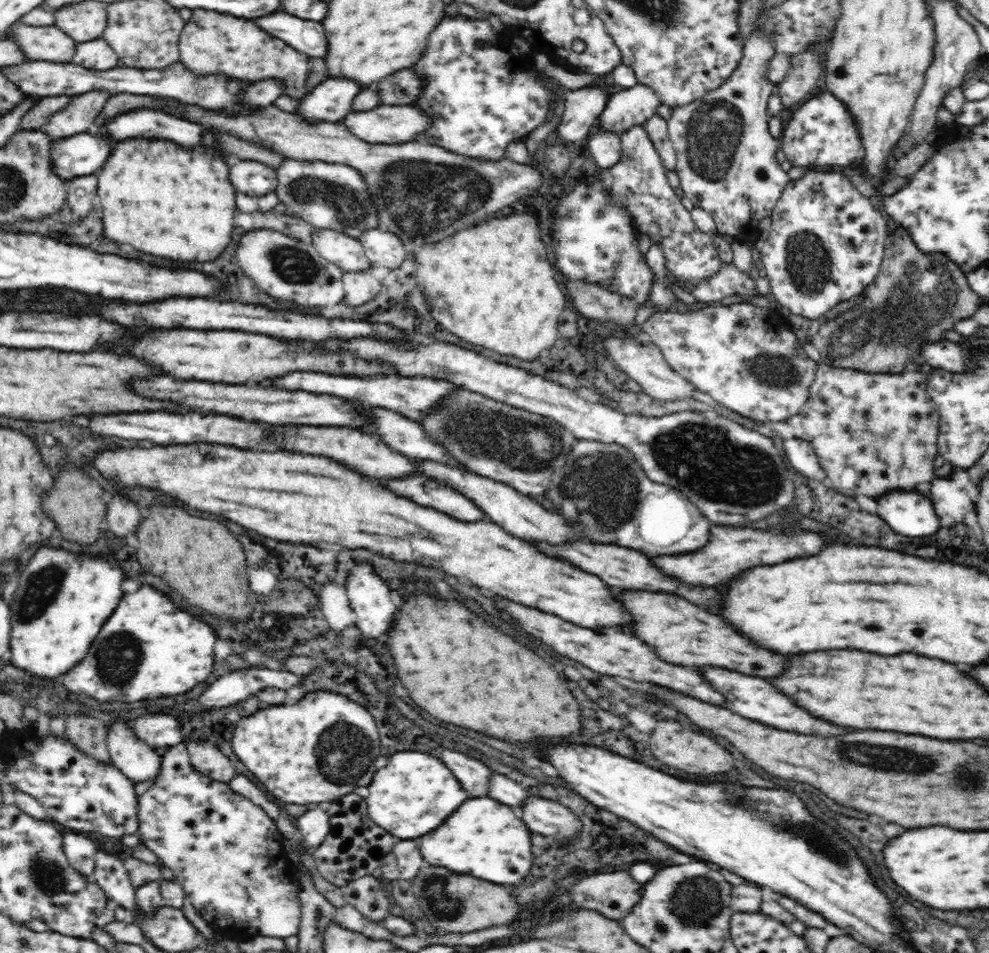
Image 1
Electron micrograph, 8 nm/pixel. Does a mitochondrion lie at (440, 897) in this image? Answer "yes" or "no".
yes

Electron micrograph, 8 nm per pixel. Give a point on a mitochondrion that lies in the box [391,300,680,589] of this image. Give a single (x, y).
(527, 445)

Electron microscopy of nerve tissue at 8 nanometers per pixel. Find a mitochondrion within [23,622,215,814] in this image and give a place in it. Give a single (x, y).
(113, 655)

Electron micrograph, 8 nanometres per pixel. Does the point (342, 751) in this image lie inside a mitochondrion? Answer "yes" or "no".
yes

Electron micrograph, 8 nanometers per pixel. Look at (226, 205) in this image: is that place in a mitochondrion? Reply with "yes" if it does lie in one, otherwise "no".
no

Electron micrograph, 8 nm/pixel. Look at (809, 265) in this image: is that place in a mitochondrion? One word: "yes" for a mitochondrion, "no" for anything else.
yes

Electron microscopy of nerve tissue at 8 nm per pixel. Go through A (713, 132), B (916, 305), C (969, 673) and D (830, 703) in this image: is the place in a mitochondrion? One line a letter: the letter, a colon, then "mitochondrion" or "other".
A: mitochondrion
B: mitochondrion
C: other
D: other

